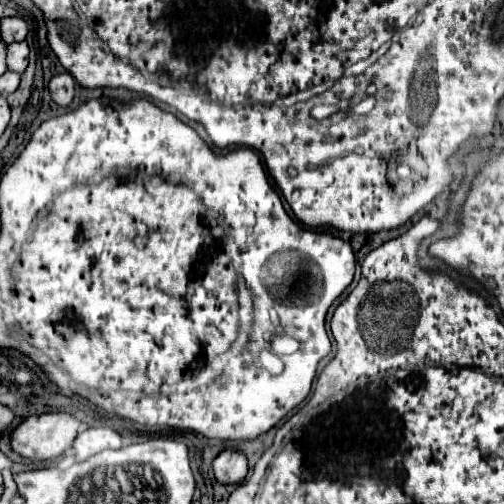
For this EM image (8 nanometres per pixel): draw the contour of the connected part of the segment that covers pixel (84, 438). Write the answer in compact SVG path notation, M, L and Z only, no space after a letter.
M89 427L83 433L79 433L77 441L73 443L79 461L85 461L105 449L121 449L121 447L125 447L125 437L111 427Z

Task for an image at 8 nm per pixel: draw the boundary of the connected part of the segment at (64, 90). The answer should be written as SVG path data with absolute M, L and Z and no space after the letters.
M63 73L63 75L55 75L51 81L49 81L49 91L51 91L51 99L61 105L61 107L67 107L73 97L75 97L75 79L69 75L69 73Z

